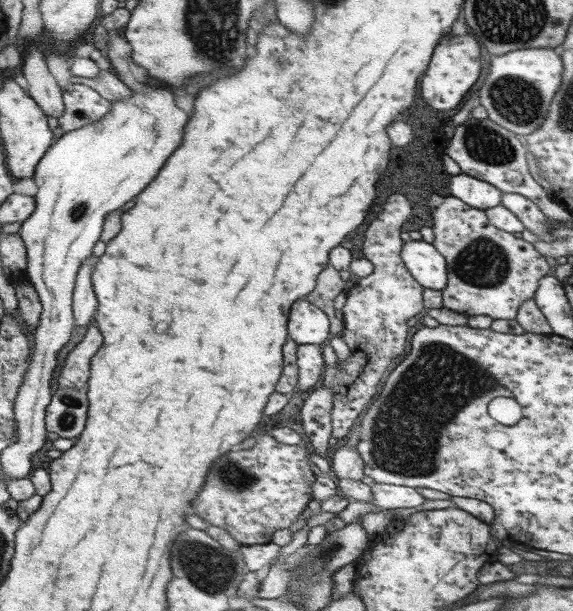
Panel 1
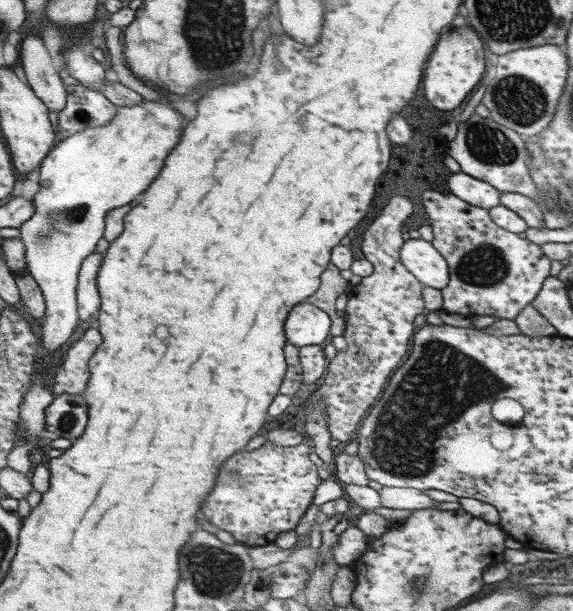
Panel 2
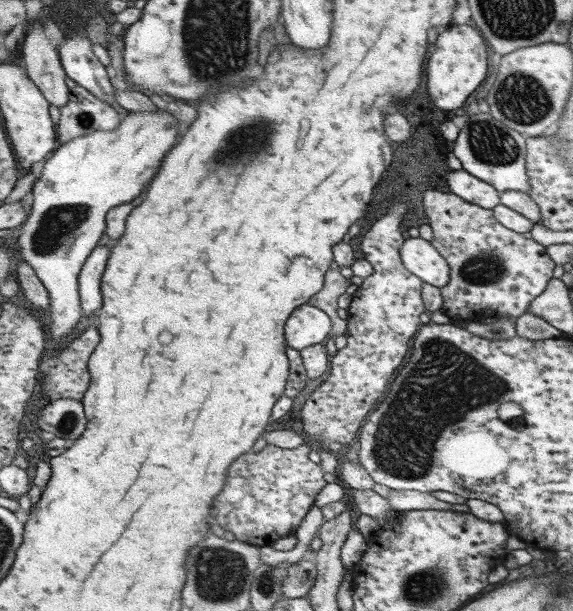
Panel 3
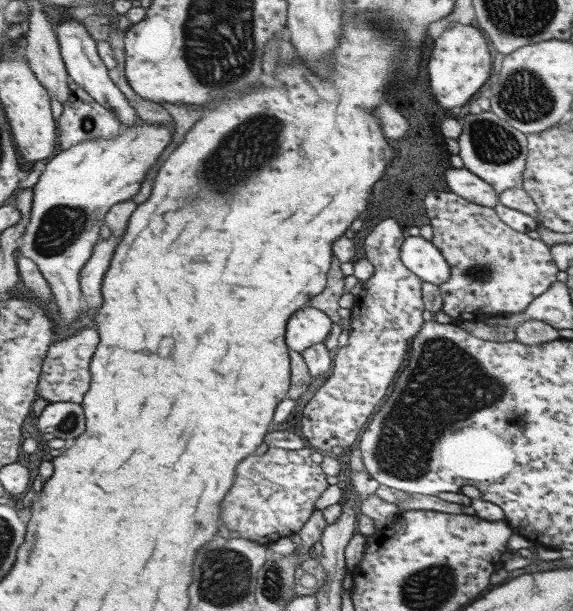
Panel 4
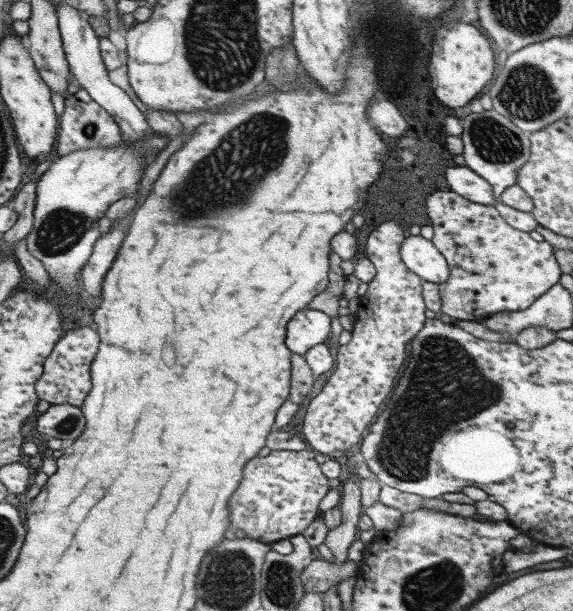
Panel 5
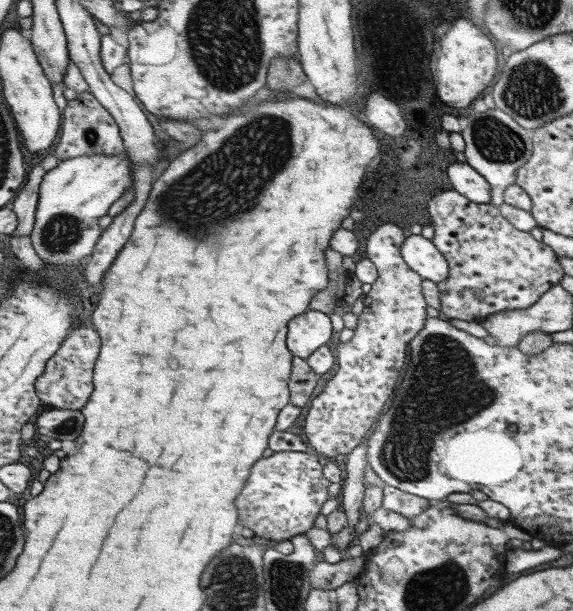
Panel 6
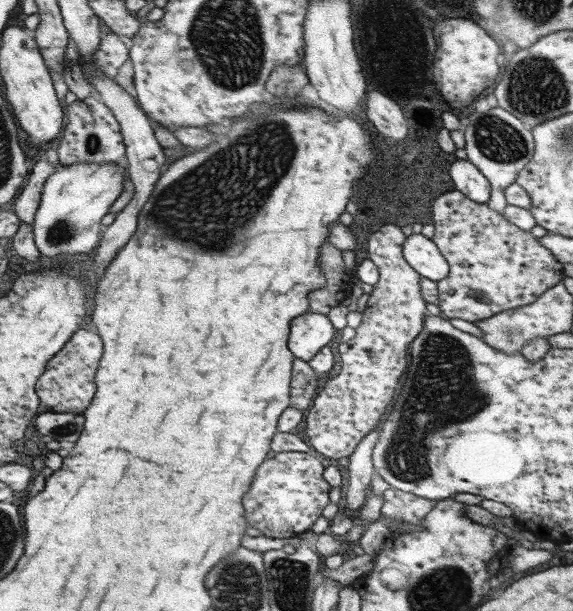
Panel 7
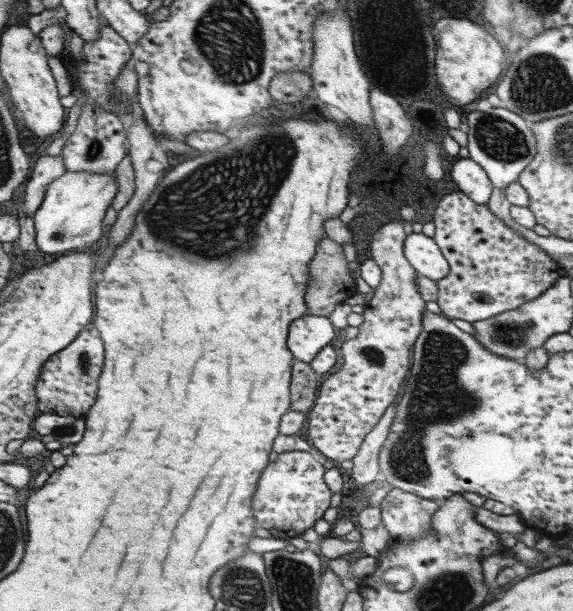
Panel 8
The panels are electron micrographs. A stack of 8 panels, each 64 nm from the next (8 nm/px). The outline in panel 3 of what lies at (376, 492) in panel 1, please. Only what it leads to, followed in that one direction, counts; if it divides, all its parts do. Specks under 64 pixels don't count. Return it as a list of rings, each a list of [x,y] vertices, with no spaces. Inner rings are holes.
[[[391,490],[385,500],[394,511],[451,510],[451,504],[435,500],[425,492]]]

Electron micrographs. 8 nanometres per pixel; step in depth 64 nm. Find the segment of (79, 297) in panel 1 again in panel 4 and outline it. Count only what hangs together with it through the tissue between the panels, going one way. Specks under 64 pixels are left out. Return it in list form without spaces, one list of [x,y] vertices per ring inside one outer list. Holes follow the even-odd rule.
[[[111,235],[107,239],[101,239],[94,248],[94,254],[83,267],[81,275],[81,284],[86,304],[93,309],[95,306],[103,304],[103,294],[101,294],[101,284],[103,276],[107,274],[111,260],[115,256],[119,238]]]

